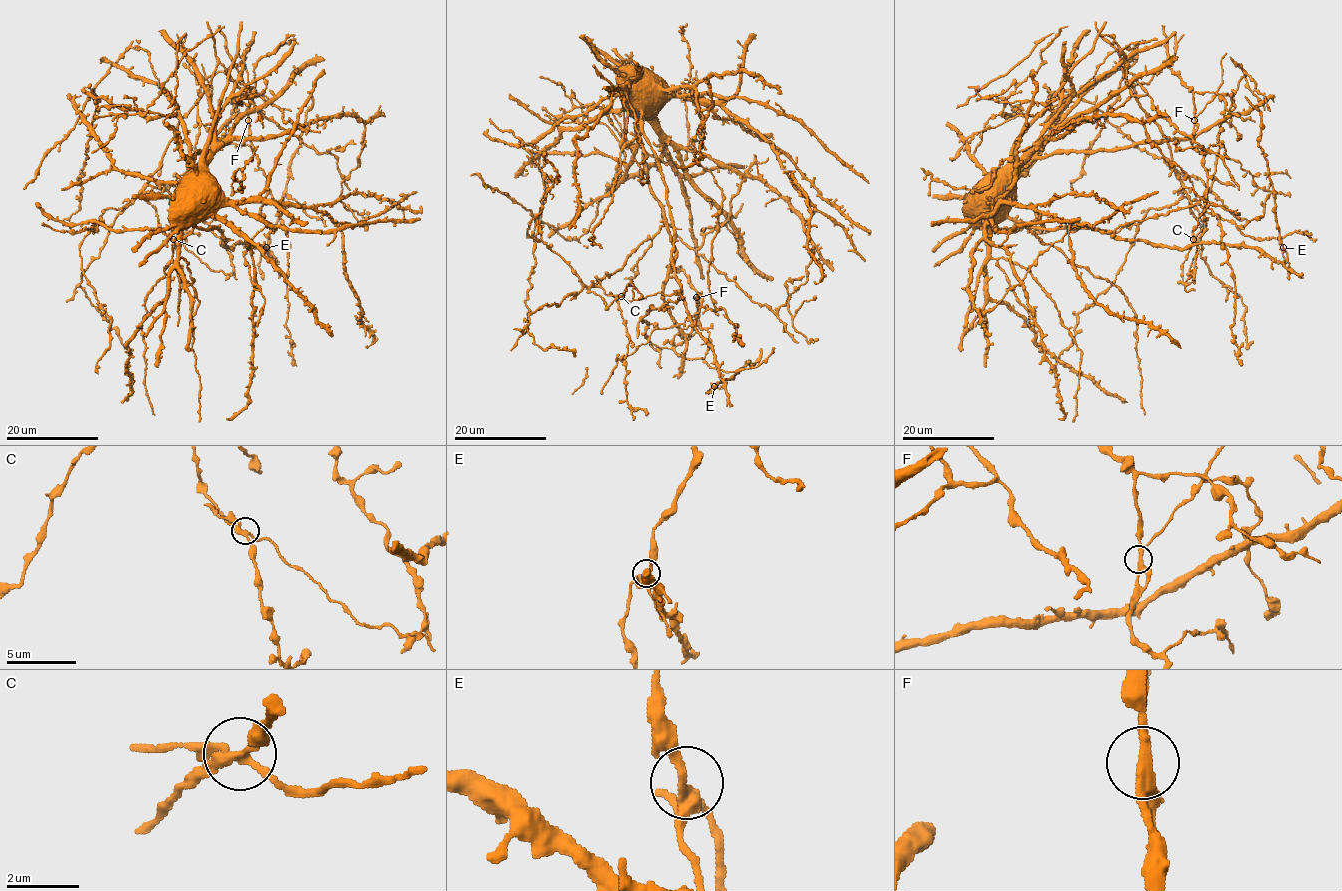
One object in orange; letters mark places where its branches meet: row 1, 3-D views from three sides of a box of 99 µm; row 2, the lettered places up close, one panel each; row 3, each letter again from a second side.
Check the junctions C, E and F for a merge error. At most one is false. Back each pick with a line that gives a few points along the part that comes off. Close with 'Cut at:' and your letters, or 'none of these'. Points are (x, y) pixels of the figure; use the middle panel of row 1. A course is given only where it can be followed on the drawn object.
C: Course of the part to remove: (621, 296), (631, 301), (659, 293), (684, 296)
Cut at: C

